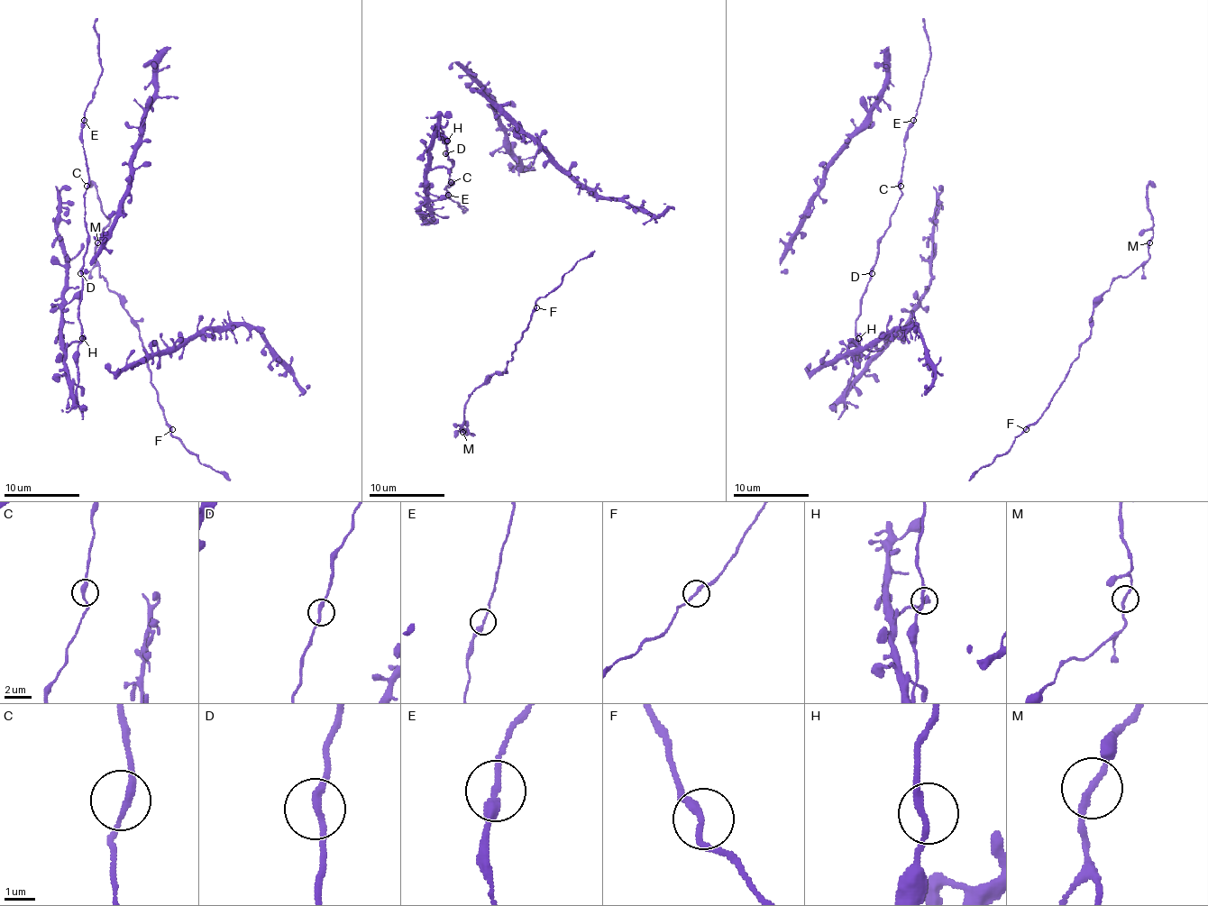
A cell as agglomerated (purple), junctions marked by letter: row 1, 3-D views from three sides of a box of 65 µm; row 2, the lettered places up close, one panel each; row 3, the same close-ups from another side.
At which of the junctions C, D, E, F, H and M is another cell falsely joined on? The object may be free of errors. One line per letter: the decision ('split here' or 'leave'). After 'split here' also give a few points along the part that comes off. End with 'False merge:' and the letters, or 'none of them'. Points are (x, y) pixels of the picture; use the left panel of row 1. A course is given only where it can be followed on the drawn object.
C: leave
D: leave
E: leave
F: leave
H: leave
M: leave
False merge: none of them

